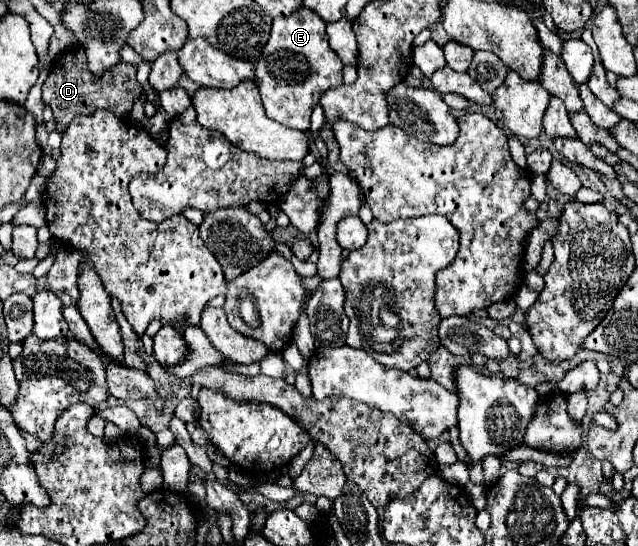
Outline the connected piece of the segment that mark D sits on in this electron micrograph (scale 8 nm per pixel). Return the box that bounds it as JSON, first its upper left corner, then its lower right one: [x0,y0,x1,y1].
[43,46,143,132]

